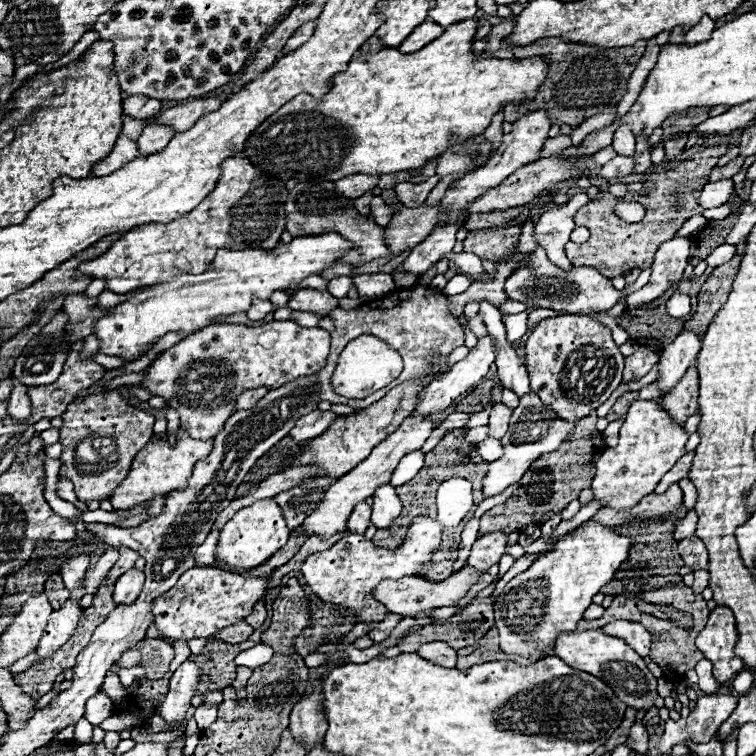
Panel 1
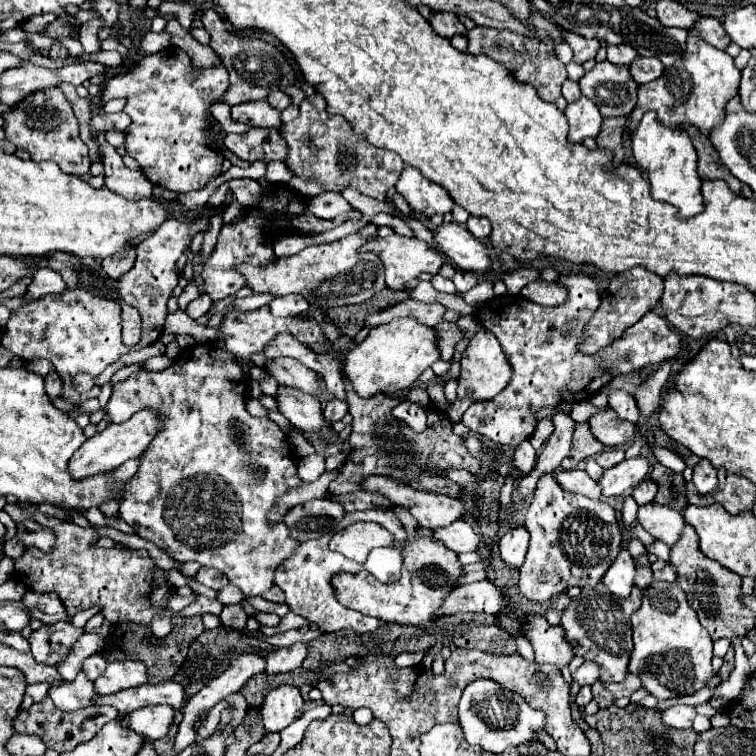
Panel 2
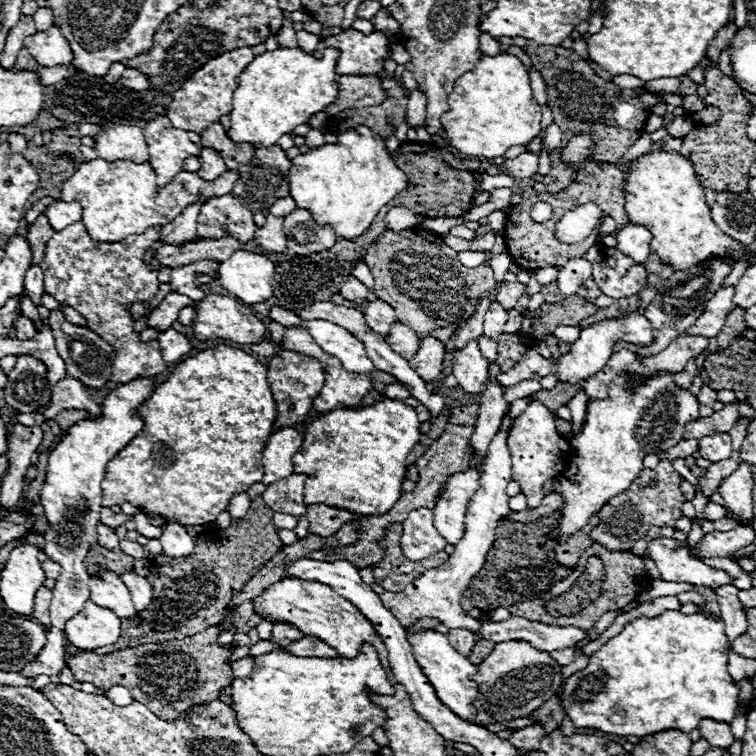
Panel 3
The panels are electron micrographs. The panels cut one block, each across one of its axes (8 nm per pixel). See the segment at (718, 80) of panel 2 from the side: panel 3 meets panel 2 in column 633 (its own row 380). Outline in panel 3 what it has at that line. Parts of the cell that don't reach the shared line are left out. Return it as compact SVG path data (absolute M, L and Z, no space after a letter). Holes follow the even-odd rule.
M84 222L72 224L62 232L54 232L48 240L46 256L40 264L44 270L46 292L62 304L78 310L86 320L88 328L108 340L116 348L112 382L130 382L140 376L154 376L166 370L166 362L158 350L156 340L140 342L140 336L132 332L134 320L130 320L126 306L136 300L150 300L158 292L156 270L148 272L142 260L146 248L150 248L160 236L160 228L150 228L144 234L128 236L118 244L94 242L88 236Z

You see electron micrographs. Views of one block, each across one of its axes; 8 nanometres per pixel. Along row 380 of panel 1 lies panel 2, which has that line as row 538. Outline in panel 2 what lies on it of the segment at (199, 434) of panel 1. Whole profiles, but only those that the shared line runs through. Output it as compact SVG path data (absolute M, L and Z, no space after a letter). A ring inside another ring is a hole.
M268 306L260 308L260 310L254 310L254 312L230 312L222 326L220 326L220 332L224 336L224 342L226 342L226 348L228 352L218 352L218 350L212 350L212 348L204 348L204 354L200 358L192 358L190 354L178 358L172 362L170 368L162 370L162 372L134 372L132 376L128 376L126 380L114 384L114 392L110 396L110 402L108 402L108 416L112 418L112 422L126 422L128 418L134 416L136 410L154 410L156 416L160 418L162 422L162 430L158 430L158 434L152 438L150 446L142 452L140 456L140 466L138 466L138 472L126 482L126 490L122 494L122 502L120 502L120 518L126 520L138 536L142 536L144 540L150 540L154 542L158 548L162 548L170 558L174 558L176 562L188 562L188 560L194 560L202 566L208 566L208 568L216 568L220 572L224 572L230 580L230 584L238 586L244 596L260 596L264 594L266 590L272 588L274 584L274 570L278 566L278 562L286 560L294 548L300 544L300 542L294 542L290 536L288 536L288 528L284 522L280 524L274 524L274 526L268 526L266 524L266 514L270 512L270 508L274 506L274 500L282 494L286 494L286 490L294 488L300 484L300 478L296 474L296 456L294 456L294 450L288 442L284 442L286 434L284 430L276 424L276 422L270 422L268 418L252 418L248 412L246 412L246 396L248 396L248 388L246 388L246 378L244 378L244 372L242 372L242 366L236 362L238 356L252 356L254 352L260 352L264 354L264 346L280 332L290 332L298 342L302 344L312 344L312 342L326 342L326 336L322 334L320 326L314 322L314 320L304 320L304 318L276 318L270 314Z

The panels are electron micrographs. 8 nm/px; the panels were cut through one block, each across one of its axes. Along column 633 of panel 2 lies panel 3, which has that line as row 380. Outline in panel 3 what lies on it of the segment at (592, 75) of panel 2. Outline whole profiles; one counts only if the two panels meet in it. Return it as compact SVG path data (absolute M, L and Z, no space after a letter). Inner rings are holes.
M52 310L46 324L52 330L58 354L66 362L66 374L80 380L86 388L102 390L110 382L110 376L112 376L112 362L114 362L112 344L108 344L104 338L100 338L98 334L94 334L92 330L88 330L84 326L74 326L74 324L66 322L66 318L60 310Z

